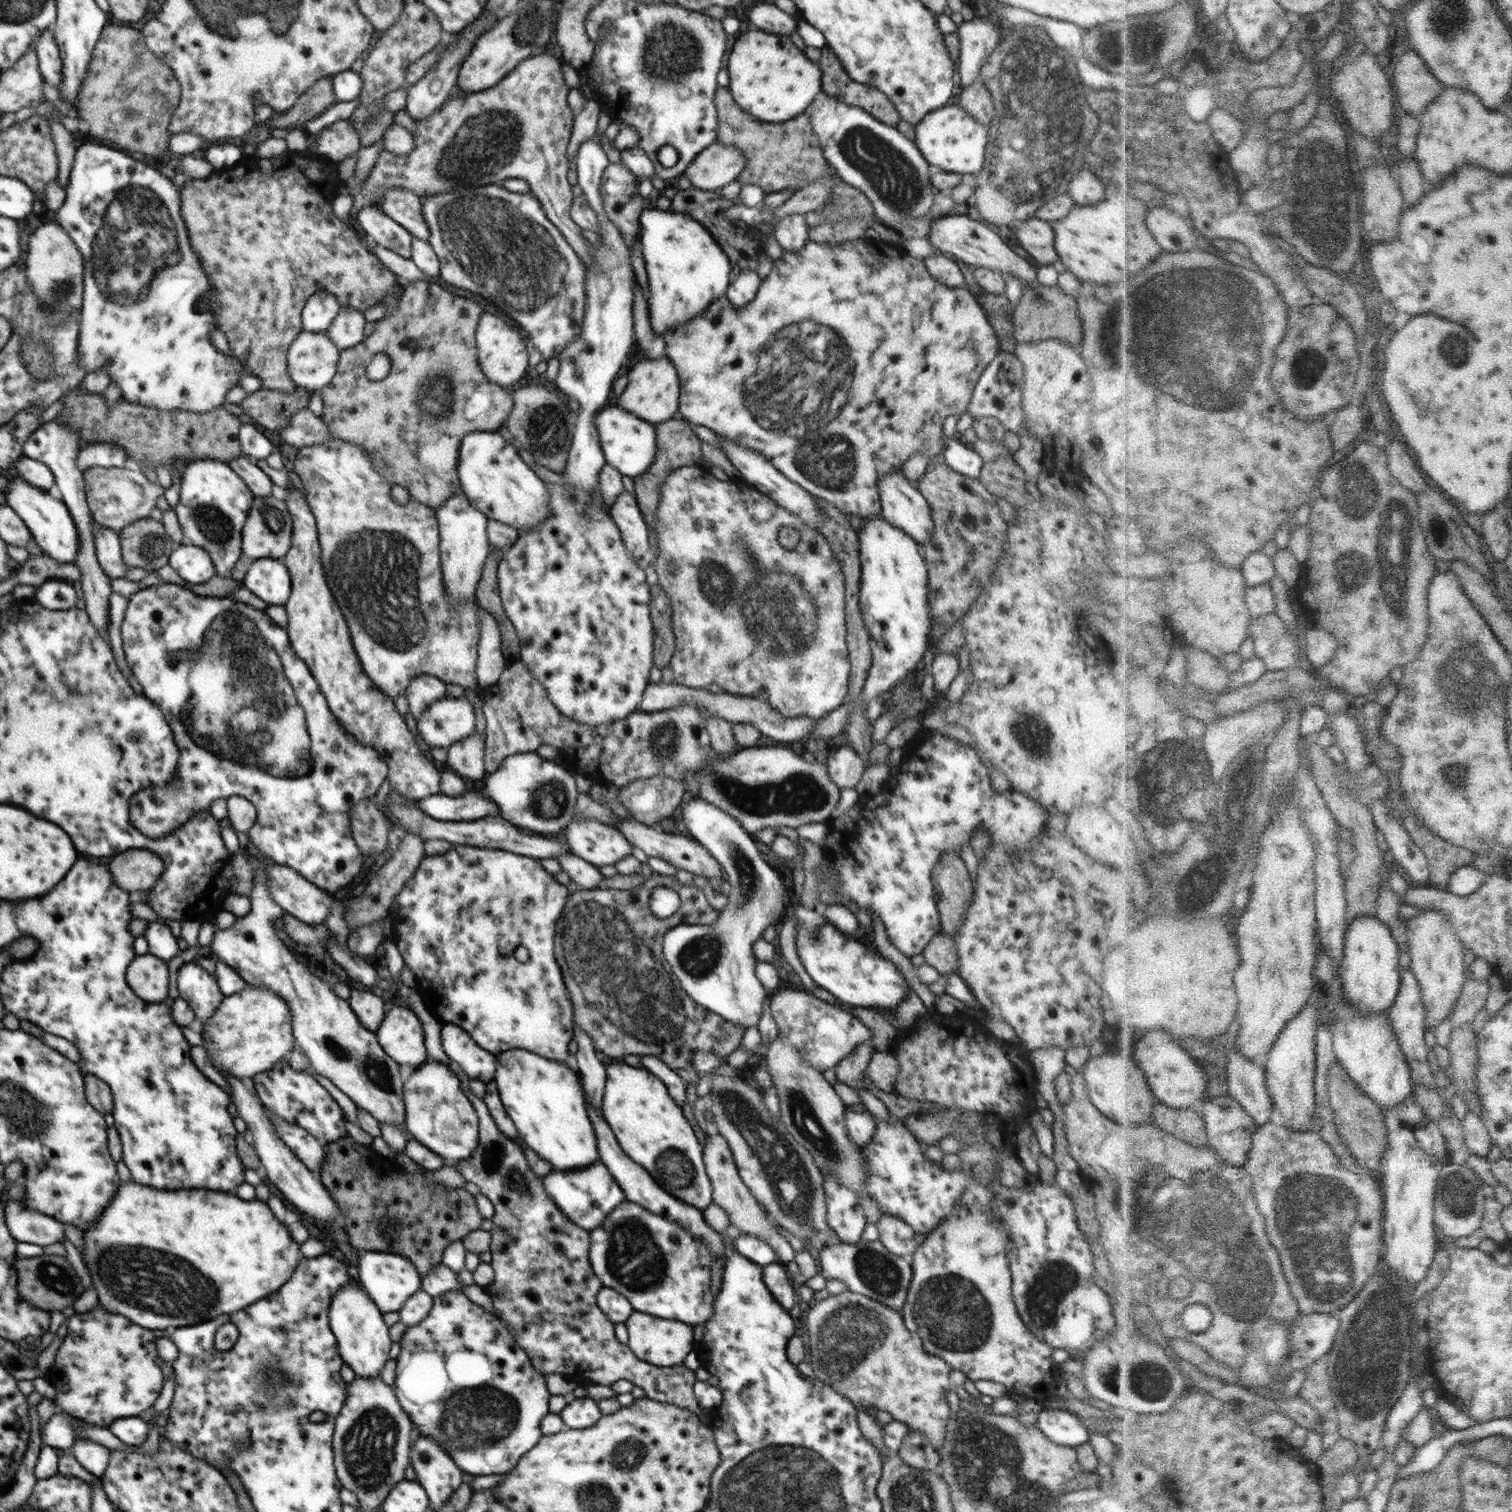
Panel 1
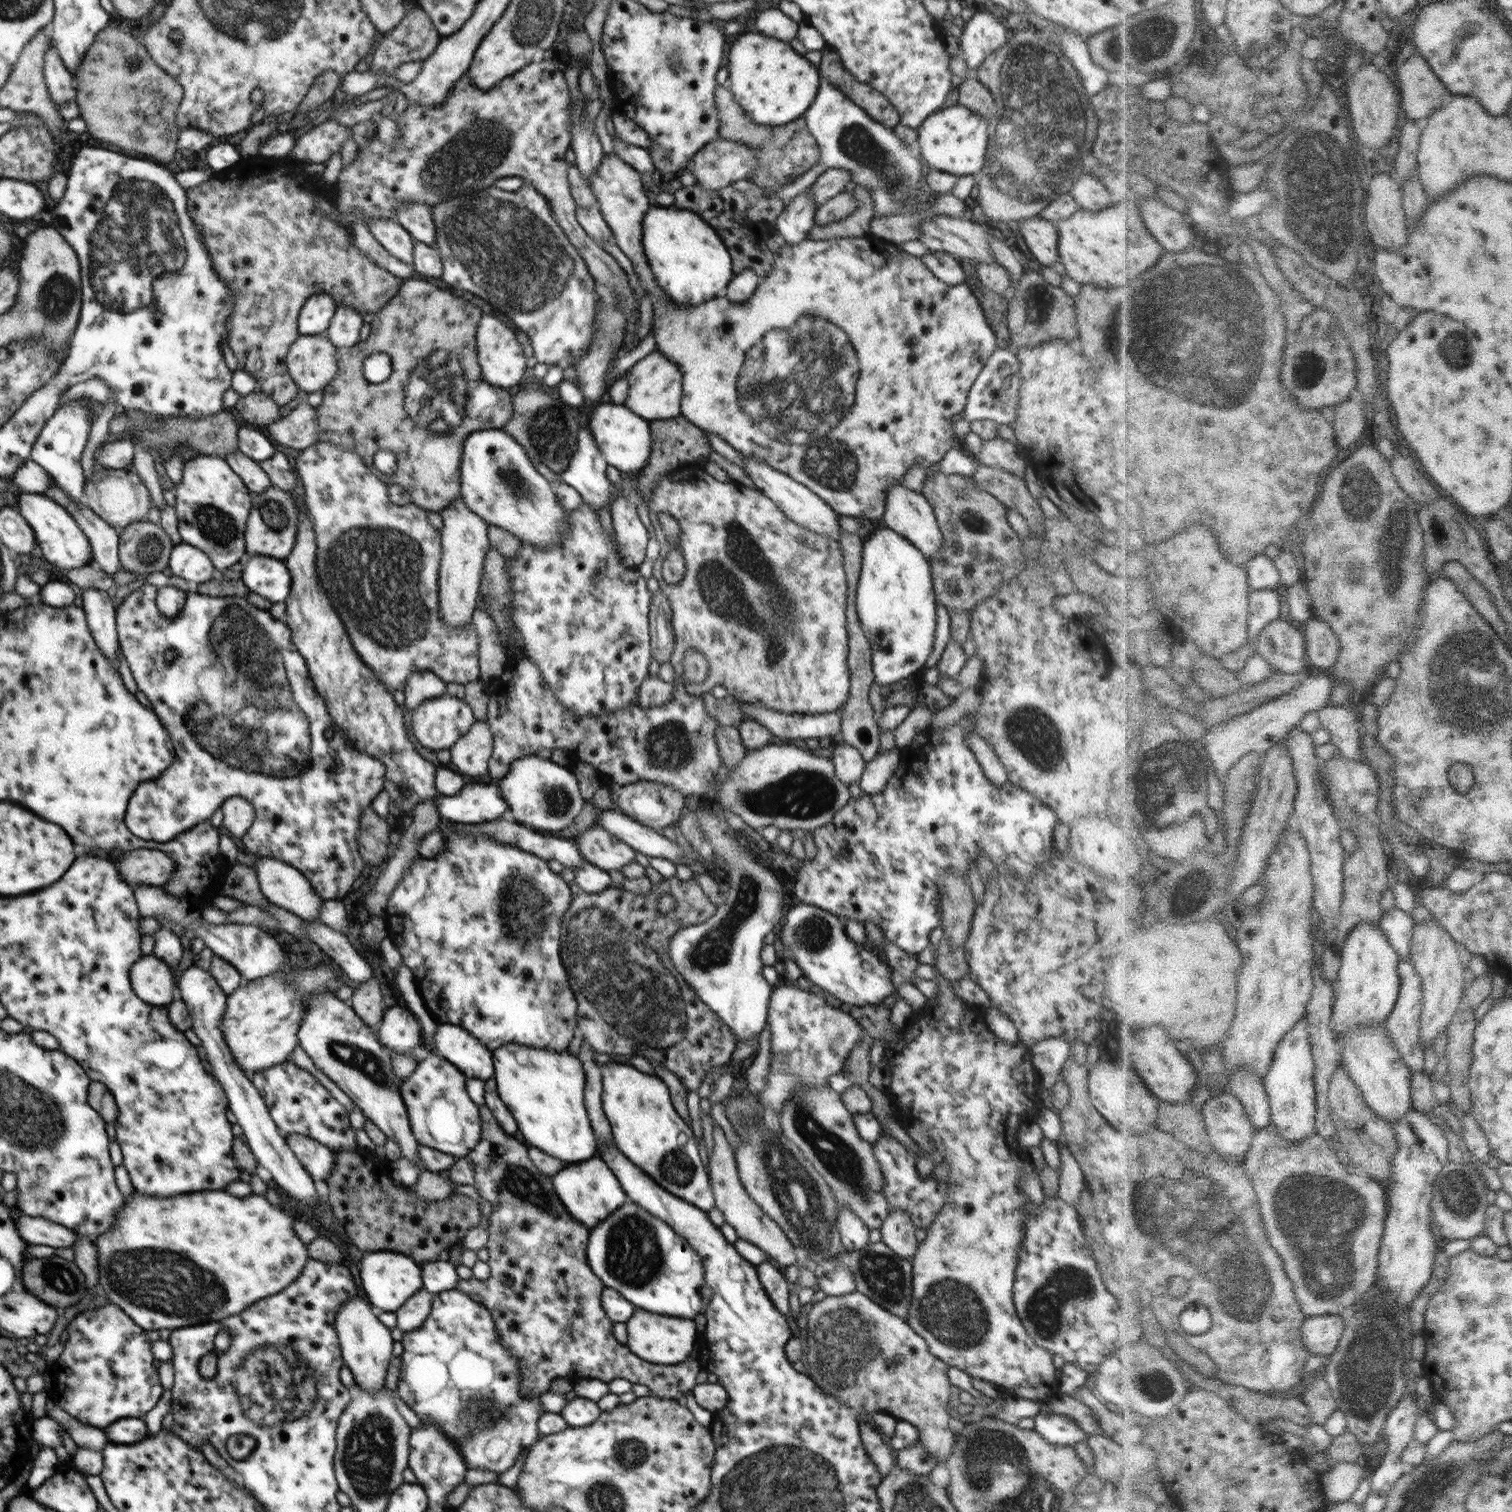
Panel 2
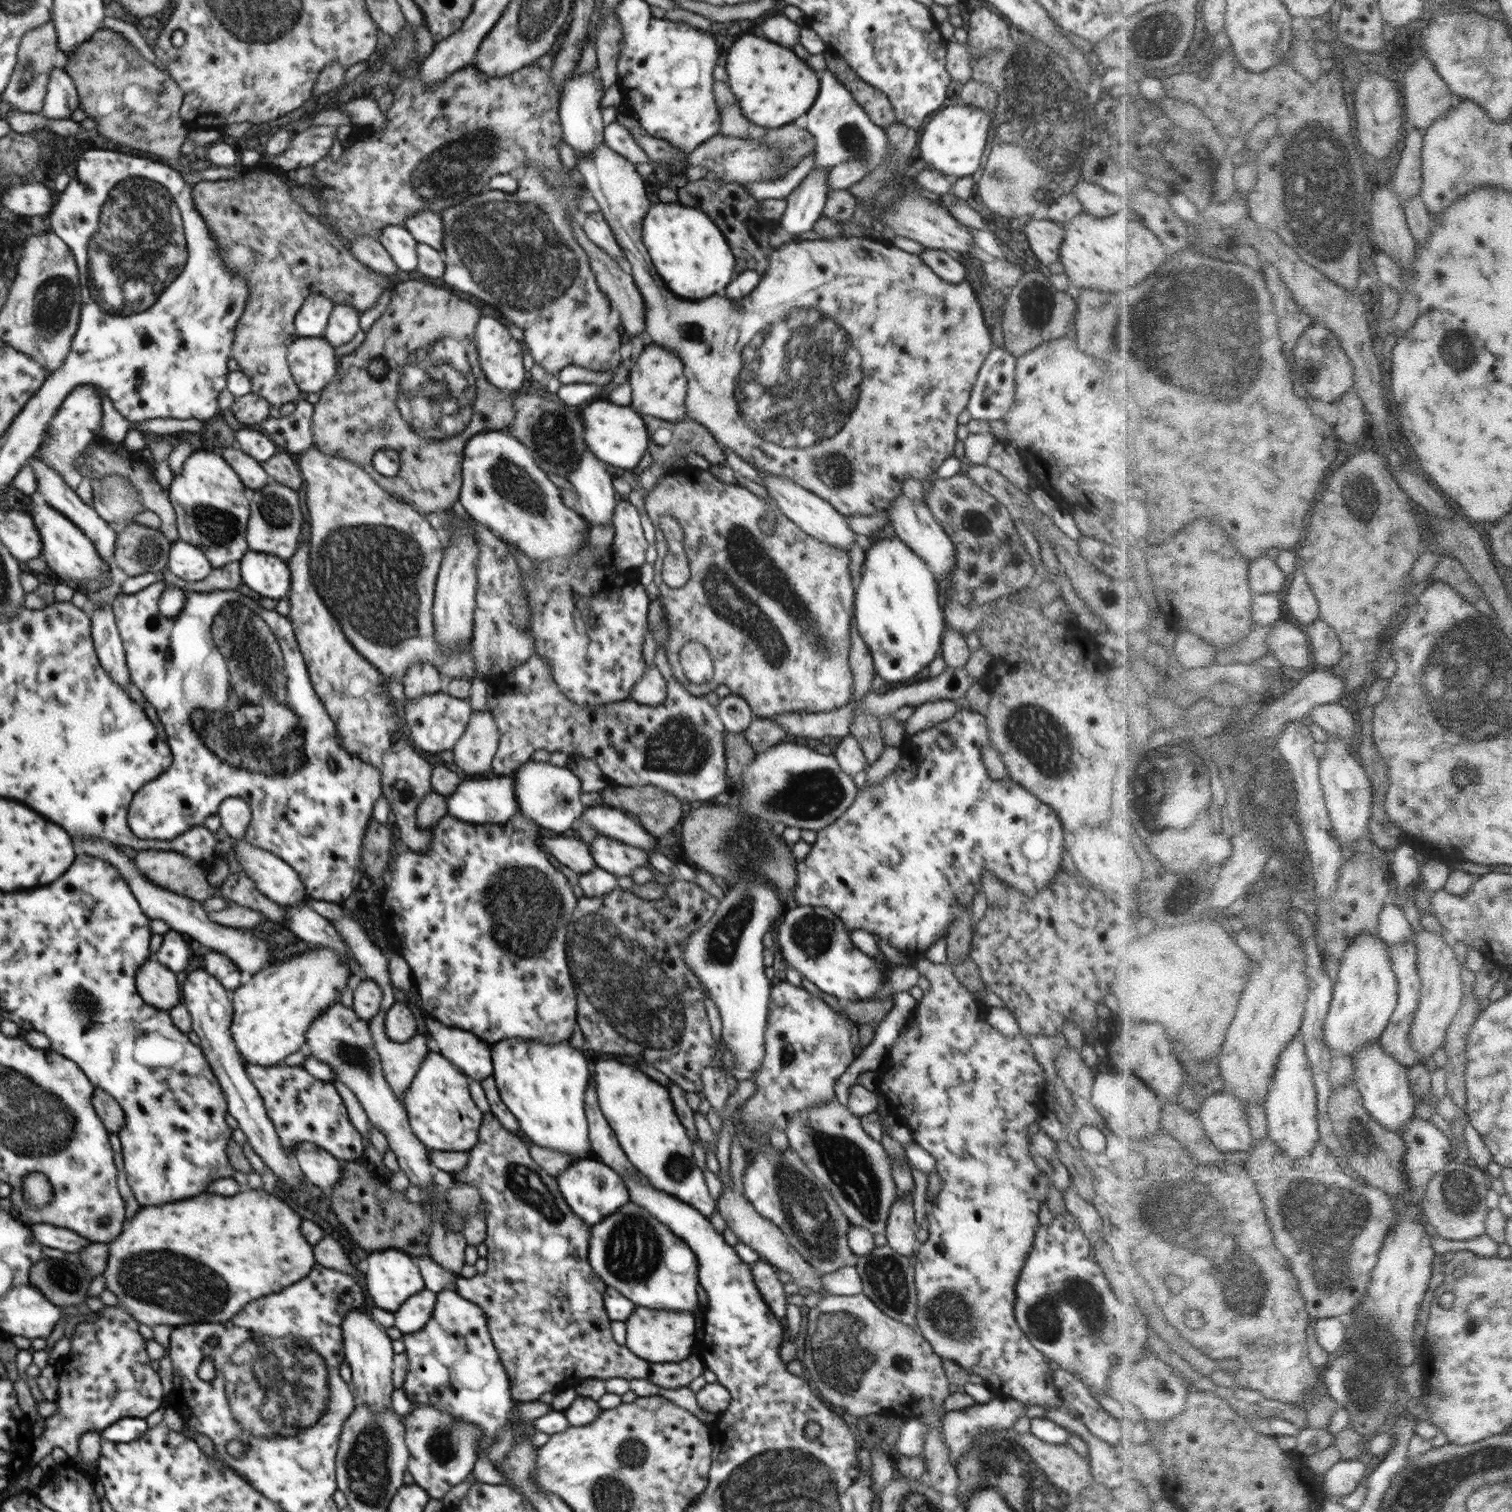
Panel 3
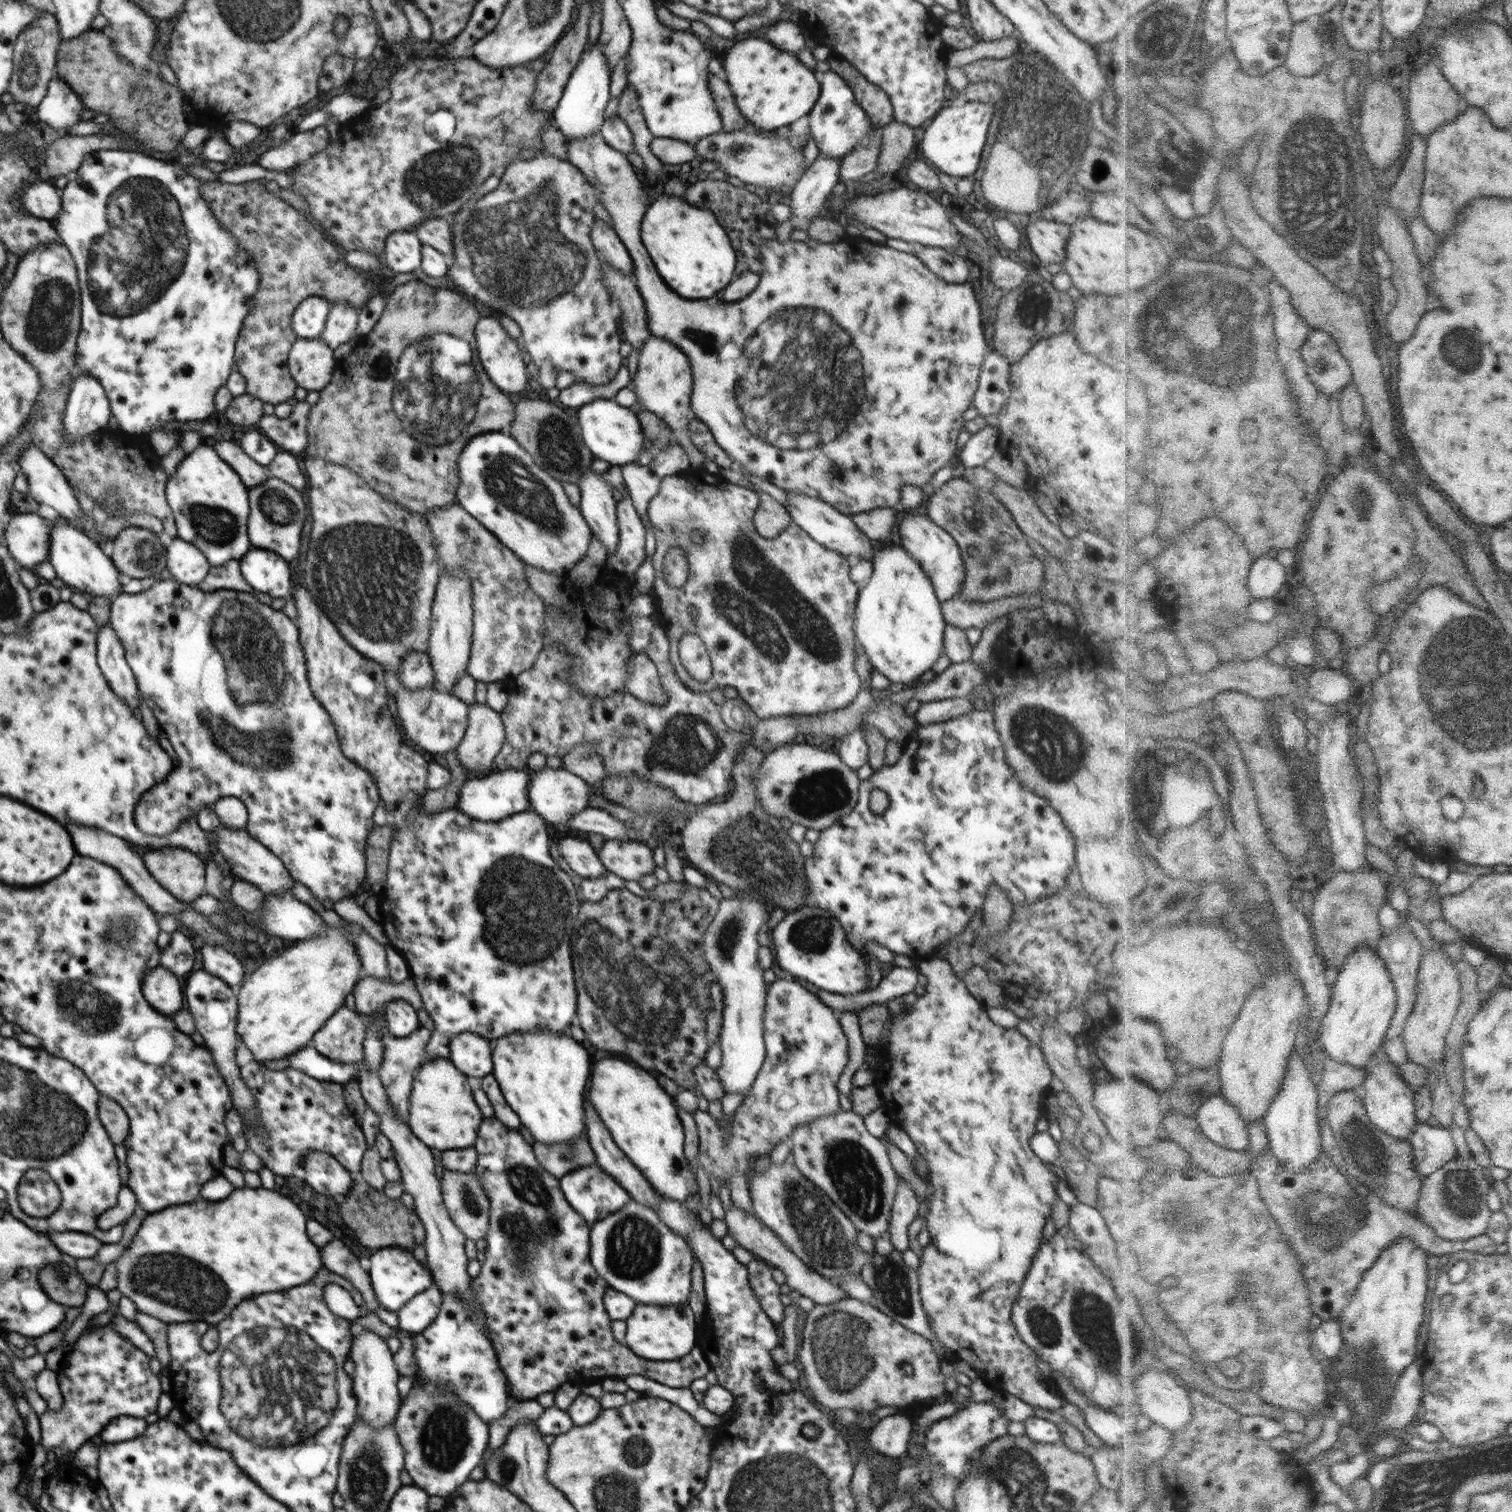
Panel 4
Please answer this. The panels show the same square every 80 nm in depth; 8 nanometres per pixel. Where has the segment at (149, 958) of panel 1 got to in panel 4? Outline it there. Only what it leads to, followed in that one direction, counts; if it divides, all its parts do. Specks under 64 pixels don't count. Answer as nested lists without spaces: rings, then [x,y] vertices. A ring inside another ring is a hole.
[[[160,966],[145,976],[142,992],[144,998],[162,1014],[173,1016],[186,1006],[178,977]]]

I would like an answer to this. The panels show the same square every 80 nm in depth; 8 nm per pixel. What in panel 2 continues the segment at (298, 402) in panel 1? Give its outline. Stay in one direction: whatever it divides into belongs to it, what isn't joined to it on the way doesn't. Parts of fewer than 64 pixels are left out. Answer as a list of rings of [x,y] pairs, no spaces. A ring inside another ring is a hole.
[[[261,390],[254,393],[240,396],[235,405],[243,420],[259,425],[268,426],[277,421],[280,417],[280,406],[272,398],[264,394]]]

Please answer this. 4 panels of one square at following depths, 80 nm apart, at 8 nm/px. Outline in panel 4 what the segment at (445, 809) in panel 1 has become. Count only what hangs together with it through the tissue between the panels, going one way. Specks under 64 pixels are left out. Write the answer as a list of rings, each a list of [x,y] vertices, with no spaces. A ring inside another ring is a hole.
[[[528,769],[501,770],[484,778],[467,780],[460,789],[456,809],[458,809],[458,812],[482,822],[498,822],[504,820],[504,818],[524,813],[530,810],[530,800],[528,800],[528,784],[530,781],[531,776]]]

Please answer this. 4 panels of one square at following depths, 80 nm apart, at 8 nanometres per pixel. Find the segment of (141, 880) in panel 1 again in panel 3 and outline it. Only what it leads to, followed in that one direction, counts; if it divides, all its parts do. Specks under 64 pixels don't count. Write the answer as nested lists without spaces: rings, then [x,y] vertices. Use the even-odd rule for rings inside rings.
[[[141,851],[134,858],[134,864],[141,875],[180,896],[201,902],[216,896],[206,873],[178,852]]]

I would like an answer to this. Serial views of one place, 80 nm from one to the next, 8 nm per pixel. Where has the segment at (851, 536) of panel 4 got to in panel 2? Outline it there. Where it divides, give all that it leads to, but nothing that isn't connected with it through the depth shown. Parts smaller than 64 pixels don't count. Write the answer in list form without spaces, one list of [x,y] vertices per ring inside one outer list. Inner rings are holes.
[[[742,455],[742,460],[746,463],[745,473],[751,478],[762,493],[764,493],[790,520],[802,525],[810,532],[816,532],[828,536],[838,542],[841,539],[843,528],[839,523],[839,514],[816,493],[813,493],[807,486],[796,482],[787,474],[780,472],[762,461],[748,459]]]

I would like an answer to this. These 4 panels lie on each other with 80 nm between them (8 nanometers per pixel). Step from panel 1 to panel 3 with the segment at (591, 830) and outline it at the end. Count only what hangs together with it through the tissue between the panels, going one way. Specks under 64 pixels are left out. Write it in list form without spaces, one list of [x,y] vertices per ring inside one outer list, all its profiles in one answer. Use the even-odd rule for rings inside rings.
[[[596,835],[596,839],[588,844],[588,850],[597,868],[617,877],[631,876],[634,870],[646,867],[649,862],[649,854],[642,848],[636,848],[606,835]]]

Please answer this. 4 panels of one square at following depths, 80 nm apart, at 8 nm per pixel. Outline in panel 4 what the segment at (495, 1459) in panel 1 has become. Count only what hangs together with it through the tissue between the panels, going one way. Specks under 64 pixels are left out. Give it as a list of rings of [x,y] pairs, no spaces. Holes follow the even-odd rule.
[[[452,1295],[442,1296],[442,1305],[428,1328],[414,1336],[414,1358],[418,1366],[413,1387],[438,1385],[457,1394],[460,1402],[472,1408],[478,1418],[491,1423],[502,1418],[508,1408],[507,1378],[491,1339],[486,1335],[482,1317],[472,1313]]]

